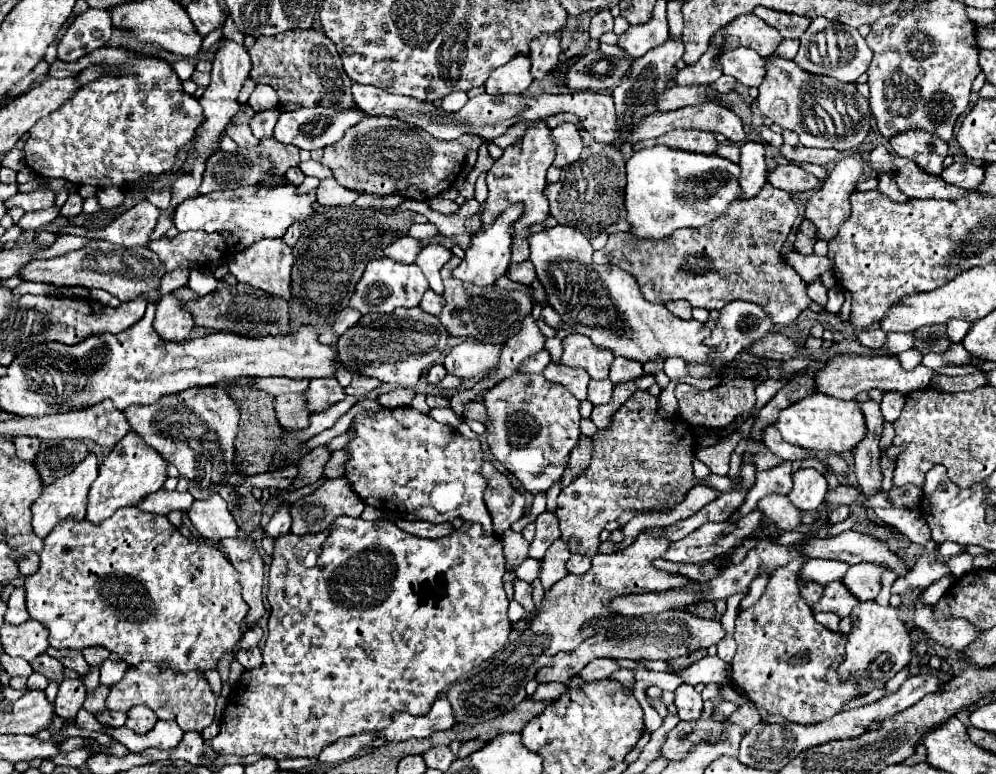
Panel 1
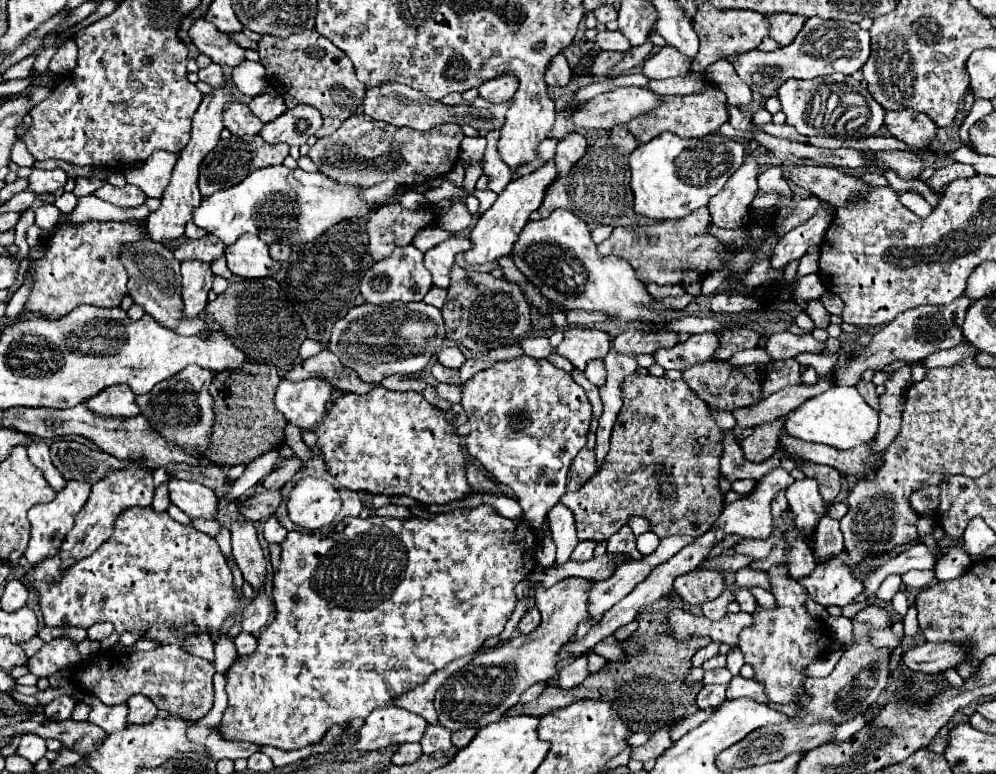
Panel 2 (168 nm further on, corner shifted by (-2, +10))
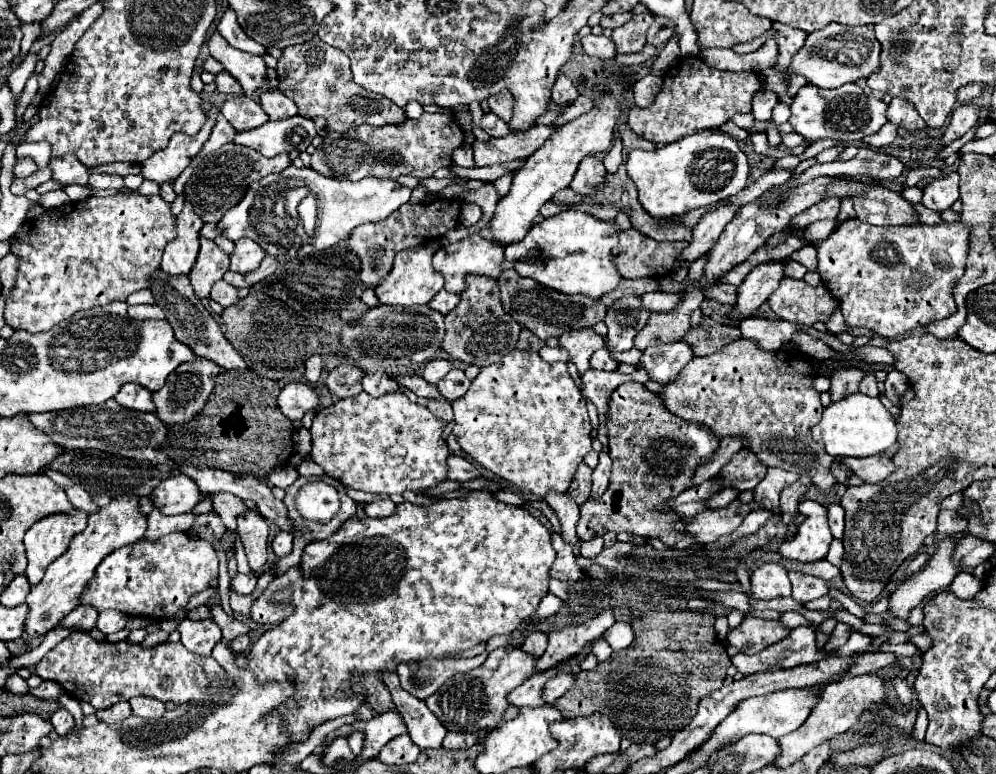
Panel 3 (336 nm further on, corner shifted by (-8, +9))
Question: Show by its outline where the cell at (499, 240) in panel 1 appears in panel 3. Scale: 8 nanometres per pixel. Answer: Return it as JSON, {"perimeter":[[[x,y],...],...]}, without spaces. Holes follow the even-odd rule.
{"perimeter":[[[604,95],[600,101],[594,103],[592,111],[588,111],[586,115],[580,115],[578,119],[556,129],[556,135],[552,135],[544,143],[544,147],[540,147],[534,155],[530,155],[526,159],[526,165],[520,171],[516,171],[508,195],[504,195],[498,201],[496,213],[490,221],[490,233],[492,233],[492,239],[496,245],[506,247],[510,243],[518,243],[520,239],[524,239],[526,233],[530,231],[532,221],[538,215],[540,207],[544,203],[548,203],[560,189],[570,185],[580,159],[584,159],[584,155],[588,155],[588,153],[600,153],[600,151],[610,149],[618,115],[620,115],[618,101],[612,99],[610,95]]]}

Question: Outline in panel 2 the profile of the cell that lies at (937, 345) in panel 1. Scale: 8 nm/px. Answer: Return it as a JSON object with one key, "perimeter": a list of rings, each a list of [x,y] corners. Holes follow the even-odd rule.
{"perimeter":[[[962,294],[958,300],[954,300],[948,306],[918,306],[912,310],[906,310],[898,314],[890,324],[878,330],[878,334],[872,336],[872,342],[864,348],[862,358],[854,358],[856,362],[850,362],[842,374],[838,374],[838,386],[856,386],[856,382],[862,378],[862,372],[868,368],[882,370],[886,364],[892,364],[896,360],[906,360],[906,362],[920,362],[922,358],[958,346],[964,336],[962,336],[962,322],[964,314],[970,306],[970,300]]]}

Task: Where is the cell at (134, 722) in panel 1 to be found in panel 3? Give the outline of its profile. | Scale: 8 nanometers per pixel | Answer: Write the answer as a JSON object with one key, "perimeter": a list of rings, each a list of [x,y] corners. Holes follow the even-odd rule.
{"perimeter":[[[132,697],[130,699],[130,705],[132,705],[132,715],[138,715],[138,717],[144,717],[144,719],[156,719],[156,717],[162,717],[164,715],[164,703],[162,701],[156,701],[152,697]]]}

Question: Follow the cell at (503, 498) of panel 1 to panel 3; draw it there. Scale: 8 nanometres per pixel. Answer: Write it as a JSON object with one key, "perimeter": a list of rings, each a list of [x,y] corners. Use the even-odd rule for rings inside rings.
{"perimeter":[[[450,455],[448,457],[448,479],[456,479],[456,481],[470,481],[470,479],[478,479],[480,471],[476,469],[474,463],[470,463],[464,457],[458,455]]]}

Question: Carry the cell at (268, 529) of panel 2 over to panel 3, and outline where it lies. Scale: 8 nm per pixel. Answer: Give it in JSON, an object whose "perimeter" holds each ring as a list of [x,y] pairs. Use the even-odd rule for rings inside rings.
{"perimeter":[[[278,531],[272,539],[272,549],[278,557],[284,557],[292,551],[292,535],[288,531]]]}

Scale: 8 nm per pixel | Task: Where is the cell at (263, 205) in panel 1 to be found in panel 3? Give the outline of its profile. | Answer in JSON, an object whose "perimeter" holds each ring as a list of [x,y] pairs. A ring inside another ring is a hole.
{"perimeter":[[[290,165],[282,173],[270,173],[262,179],[254,181],[248,187],[248,193],[244,195],[244,199],[236,207],[232,207],[224,213],[224,217],[218,221],[218,229],[222,229],[222,235],[230,241],[238,241],[242,237],[254,239],[270,255],[306,257],[306,255],[320,253],[320,251],[336,245],[338,241],[346,239],[362,223],[386,219],[392,211],[396,211],[400,205],[410,201],[410,193],[412,193],[412,189],[408,189],[392,179],[366,177],[360,181],[350,181],[350,179],[336,181],[336,179],[316,173],[314,169],[306,169],[306,167],[296,169],[294,165]]]}

